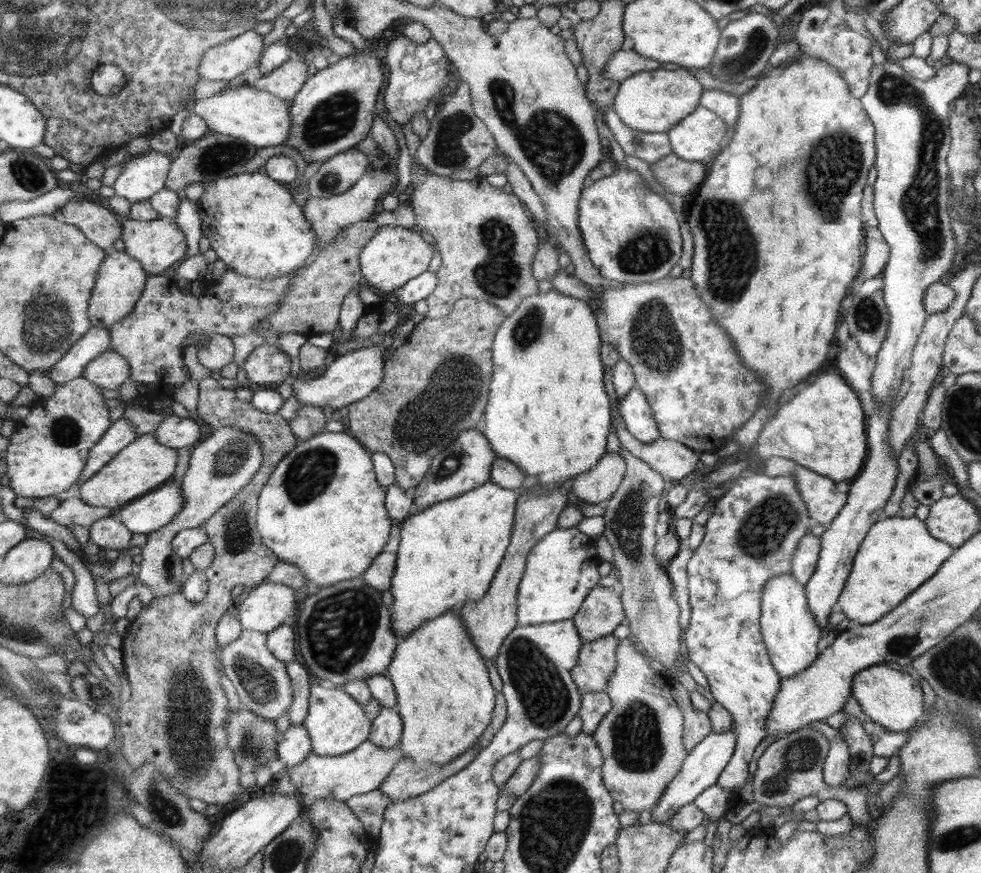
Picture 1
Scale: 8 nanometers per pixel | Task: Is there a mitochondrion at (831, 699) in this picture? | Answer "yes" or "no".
no

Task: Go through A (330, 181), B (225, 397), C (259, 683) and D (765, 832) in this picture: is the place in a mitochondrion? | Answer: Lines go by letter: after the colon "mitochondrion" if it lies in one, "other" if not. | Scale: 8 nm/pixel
A: mitochondrion
B: other
C: mitochondrion
D: other

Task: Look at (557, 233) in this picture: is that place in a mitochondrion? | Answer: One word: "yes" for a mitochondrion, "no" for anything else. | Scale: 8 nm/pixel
no

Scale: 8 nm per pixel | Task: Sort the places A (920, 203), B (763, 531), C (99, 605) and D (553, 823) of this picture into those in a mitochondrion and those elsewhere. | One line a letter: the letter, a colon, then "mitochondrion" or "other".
A: mitochondrion
B: mitochondrion
C: other
D: mitochondrion

